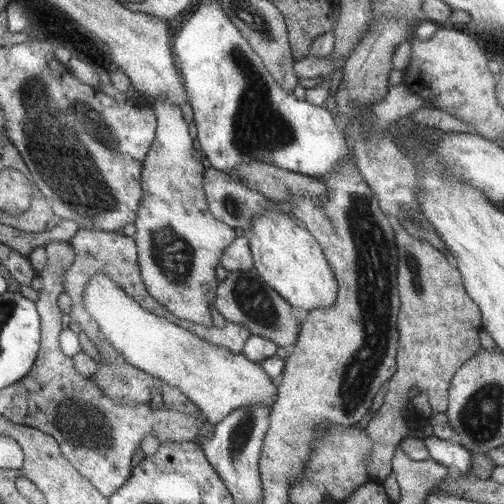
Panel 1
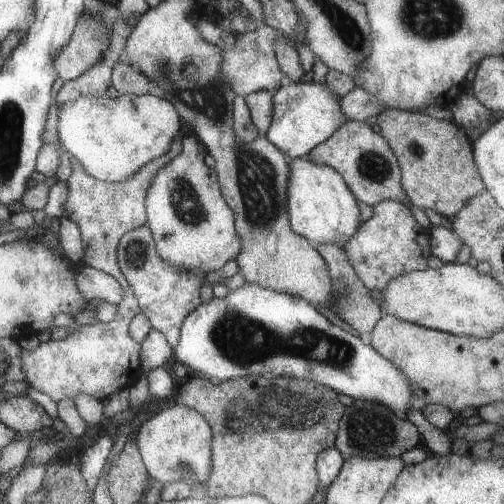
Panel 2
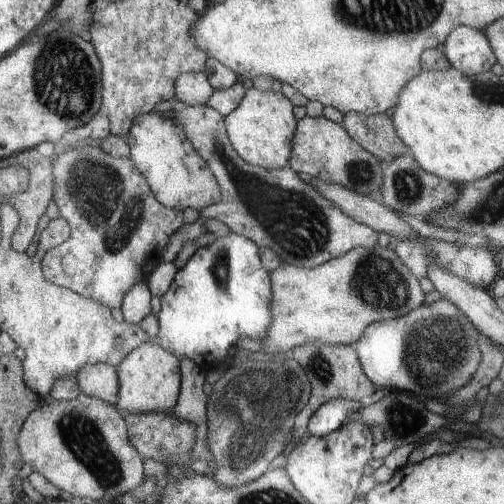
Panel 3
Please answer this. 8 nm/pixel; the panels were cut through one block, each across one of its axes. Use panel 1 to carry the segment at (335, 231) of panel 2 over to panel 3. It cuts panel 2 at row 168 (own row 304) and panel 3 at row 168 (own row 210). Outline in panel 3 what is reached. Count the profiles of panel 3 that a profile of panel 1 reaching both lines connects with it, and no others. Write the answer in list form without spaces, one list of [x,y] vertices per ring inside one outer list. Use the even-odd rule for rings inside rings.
[[[255,88],[247,90],[243,100],[239,102],[239,108],[223,118],[227,138],[237,156],[247,164],[265,170],[287,168],[291,158],[291,142],[297,128],[297,120],[293,118],[291,110],[293,104],[281,92],[259,92]]]

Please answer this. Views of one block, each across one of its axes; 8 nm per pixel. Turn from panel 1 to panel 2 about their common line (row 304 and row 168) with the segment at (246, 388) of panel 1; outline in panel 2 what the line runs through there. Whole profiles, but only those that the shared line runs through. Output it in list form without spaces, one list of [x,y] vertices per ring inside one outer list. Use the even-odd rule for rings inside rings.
[[[149,94],[145,96],[81,96],[75,102],[67,102],[57,110],[57,136],[59,144],[63,150],[69,154],[69,158],[79,160],[87,174],[91,174],[95,180],[101,182],[111,182],[111,184],[121,184],[127,178],[135,176],[139,168],[143,168],[147,162],[153,162],[155,158],[163,156],[173,140],[181,138],[183,130],[183,120],[177,112],[177,108],[161,98],[153,98]]]

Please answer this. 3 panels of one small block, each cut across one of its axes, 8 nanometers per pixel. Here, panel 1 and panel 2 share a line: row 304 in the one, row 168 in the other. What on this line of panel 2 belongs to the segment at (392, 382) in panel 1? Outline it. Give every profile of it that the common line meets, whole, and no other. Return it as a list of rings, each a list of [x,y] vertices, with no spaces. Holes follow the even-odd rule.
[[[383,110],[377,116],[377,126],[399,162],[401,188],[407,194],[407,202],[423,212],[433,210],[451,220],[463,210],[469,198],[485,190],[473,160],[473,142],[453,120],[447,122],[417,112]]]

